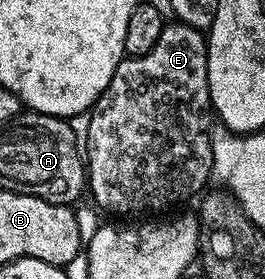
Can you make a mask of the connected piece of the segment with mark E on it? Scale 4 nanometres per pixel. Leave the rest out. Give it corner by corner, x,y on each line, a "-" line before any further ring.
167,22
164,23
163,29
161,30
161,38
157,38
157,46
153,46
153,50
149,50
144,54
144,56
137,56
134,58
125,58
117,66
117,70
113,74
113,78
109,82
109,86
104,90
103,95
99,97
99,100
95,104
94,108
91,109
89,113
89,119
91,121
87,124
87,144
85,140
85,156
86,164
85,171
87,174
87,184
89,185
89,196
96,200
103,208
108,208
111,212
116,212
119,216
127,216
123,218
139,218
142,212
155,212
151,214
159,214
162,208
171,208
174,204
179,204
182,200
187,200
190,196
198,197
200,193
208,187
207,179
210,181
212,179
213,173
211,167
213,166
213,150
211,149
211,133
213,131
213,109
211,107
211,99
209,98
209,82
207,81
207,41
205,39
204,33
198,28
191,28
187,24
181,24
178,22

